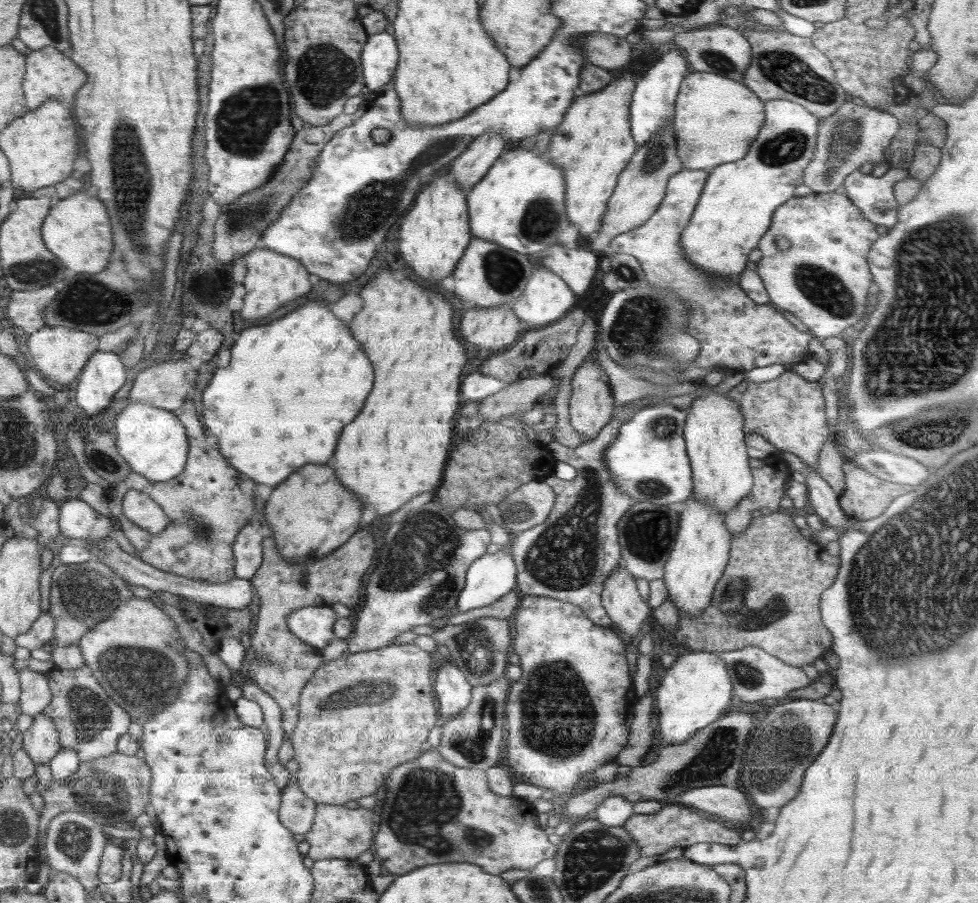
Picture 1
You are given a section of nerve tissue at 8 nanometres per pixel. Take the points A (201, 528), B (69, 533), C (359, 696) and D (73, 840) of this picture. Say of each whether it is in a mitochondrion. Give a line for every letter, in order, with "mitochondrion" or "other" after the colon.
A: mitochondrion
B: other
C: mitochondrion
D: mitochondrion

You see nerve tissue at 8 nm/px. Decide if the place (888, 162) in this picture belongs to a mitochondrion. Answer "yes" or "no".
no

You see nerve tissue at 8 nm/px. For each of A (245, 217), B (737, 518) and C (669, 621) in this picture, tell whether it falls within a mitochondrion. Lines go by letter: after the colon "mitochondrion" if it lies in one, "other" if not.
A: mitochondrion
B: other
C: other

